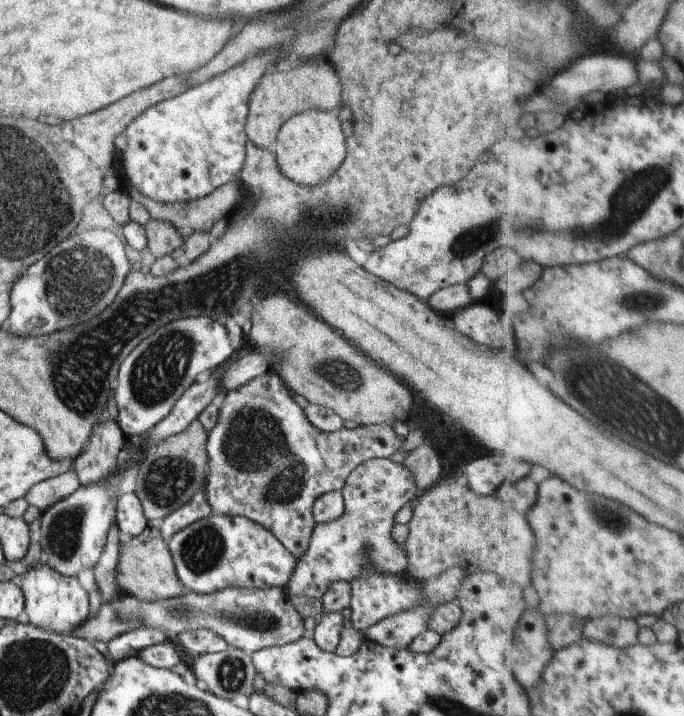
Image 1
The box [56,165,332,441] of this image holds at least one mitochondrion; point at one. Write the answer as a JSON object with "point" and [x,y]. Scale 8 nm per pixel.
{"point":[163,362]}

